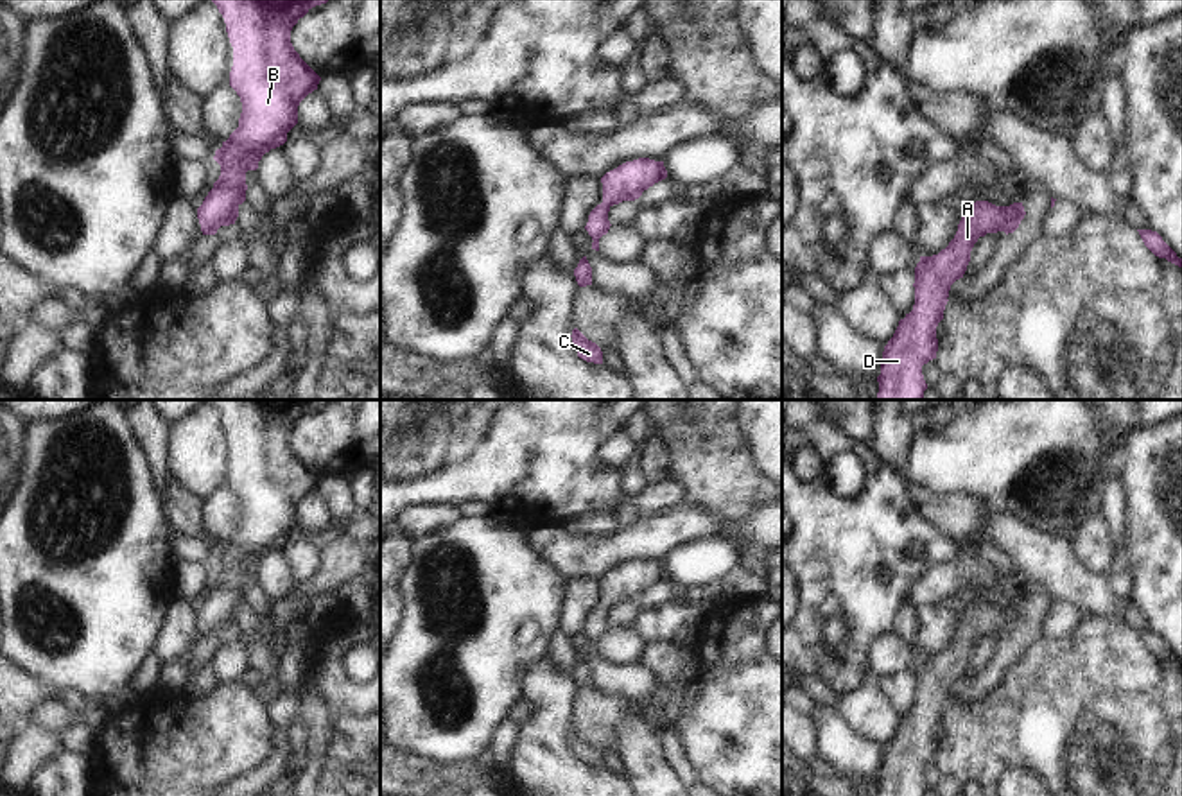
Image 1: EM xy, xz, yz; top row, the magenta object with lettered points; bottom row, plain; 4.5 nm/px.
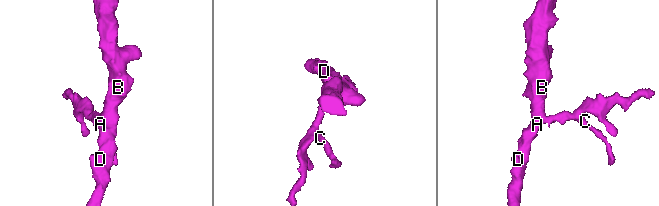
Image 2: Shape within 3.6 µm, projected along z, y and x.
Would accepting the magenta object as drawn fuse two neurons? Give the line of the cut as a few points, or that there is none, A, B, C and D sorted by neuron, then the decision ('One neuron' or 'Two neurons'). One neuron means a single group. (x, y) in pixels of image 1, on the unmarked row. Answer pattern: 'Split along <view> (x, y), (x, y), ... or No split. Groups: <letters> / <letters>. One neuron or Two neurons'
No split. Groups: A B C D. One neuron.

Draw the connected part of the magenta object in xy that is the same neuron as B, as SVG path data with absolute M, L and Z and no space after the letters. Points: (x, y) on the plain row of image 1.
M208 400L224 420L233 448L230 488L242 504L239 529L213 561L221 577L197 610L203 636L235 626L246 602L246 574L287 543L300 504L321 479L300 459L291 432L312 409L330 400Z

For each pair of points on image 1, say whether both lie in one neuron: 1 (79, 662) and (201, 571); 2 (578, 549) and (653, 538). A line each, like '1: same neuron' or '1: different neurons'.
1: different neurons
2: same neuron

